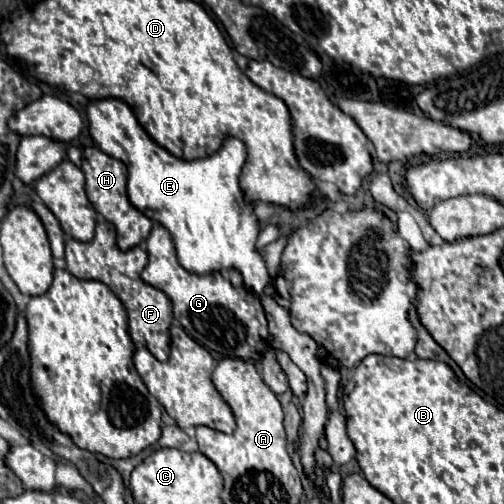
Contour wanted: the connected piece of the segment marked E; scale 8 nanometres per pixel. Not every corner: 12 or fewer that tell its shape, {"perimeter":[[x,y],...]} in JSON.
{"perimeter":[[121,100],[87,106],[129,168],[131,204],[169,230],[181,266],[237,270],[261,294],[245,144],[183,160]]}

